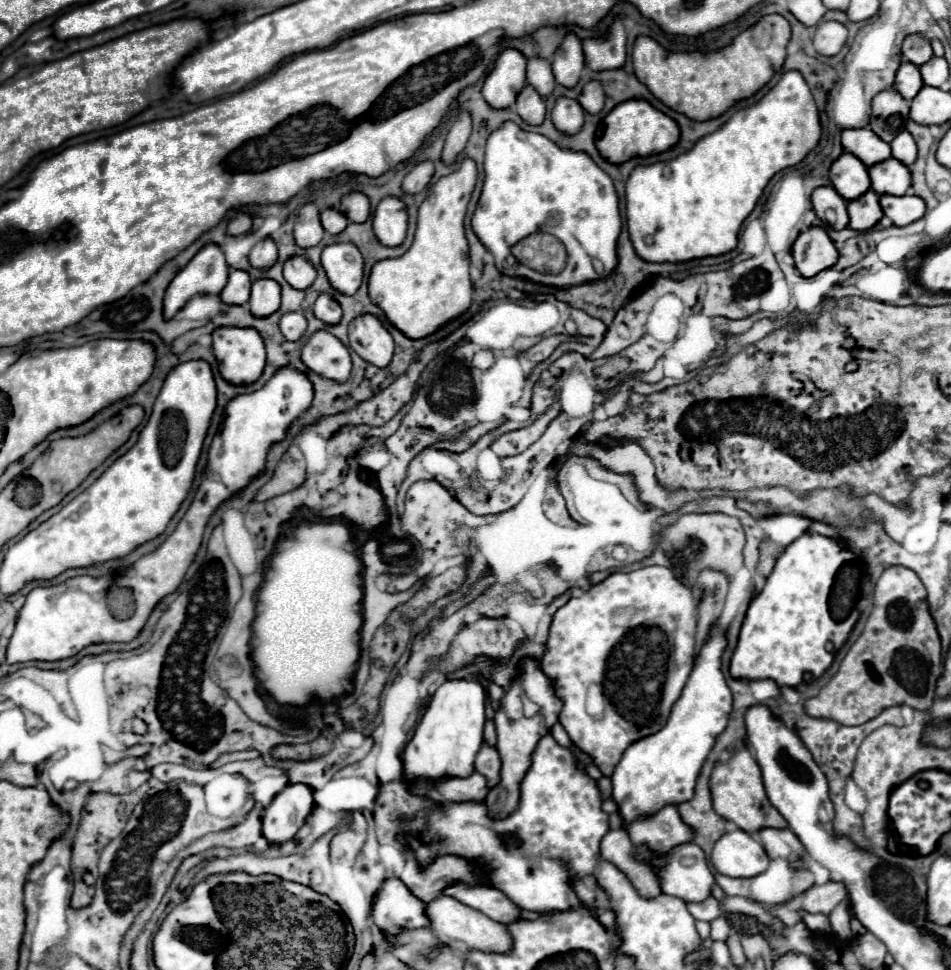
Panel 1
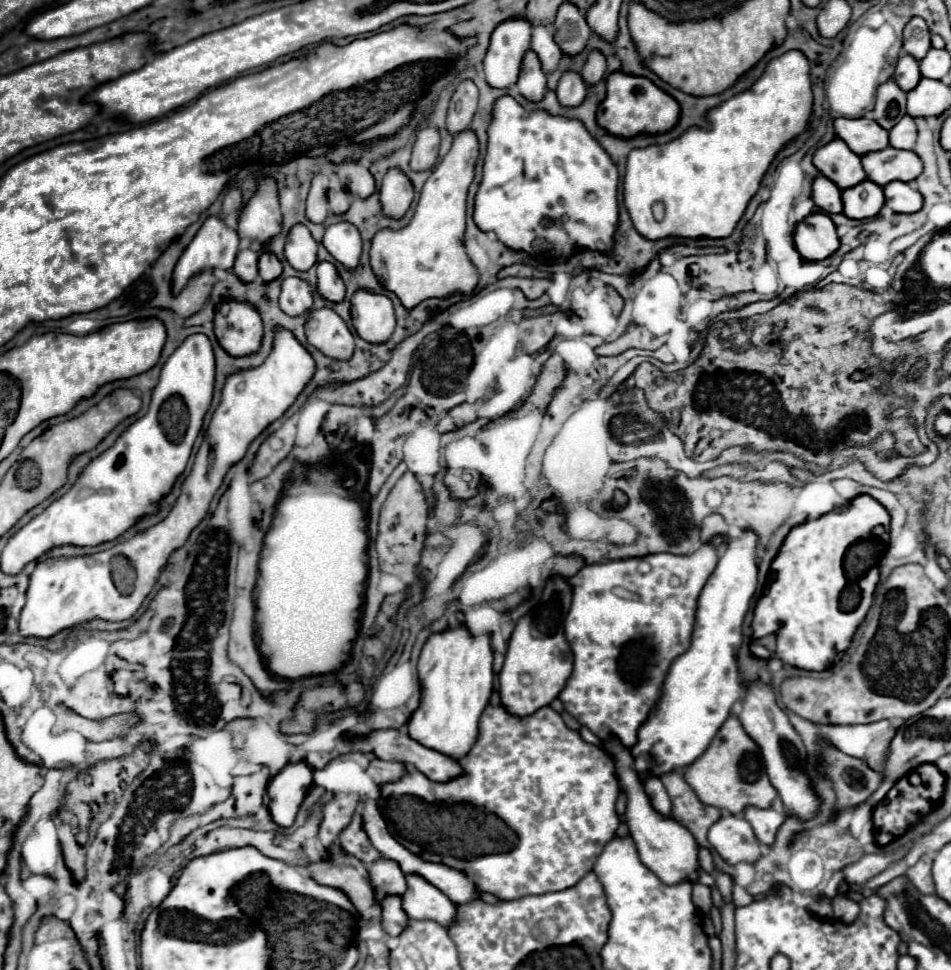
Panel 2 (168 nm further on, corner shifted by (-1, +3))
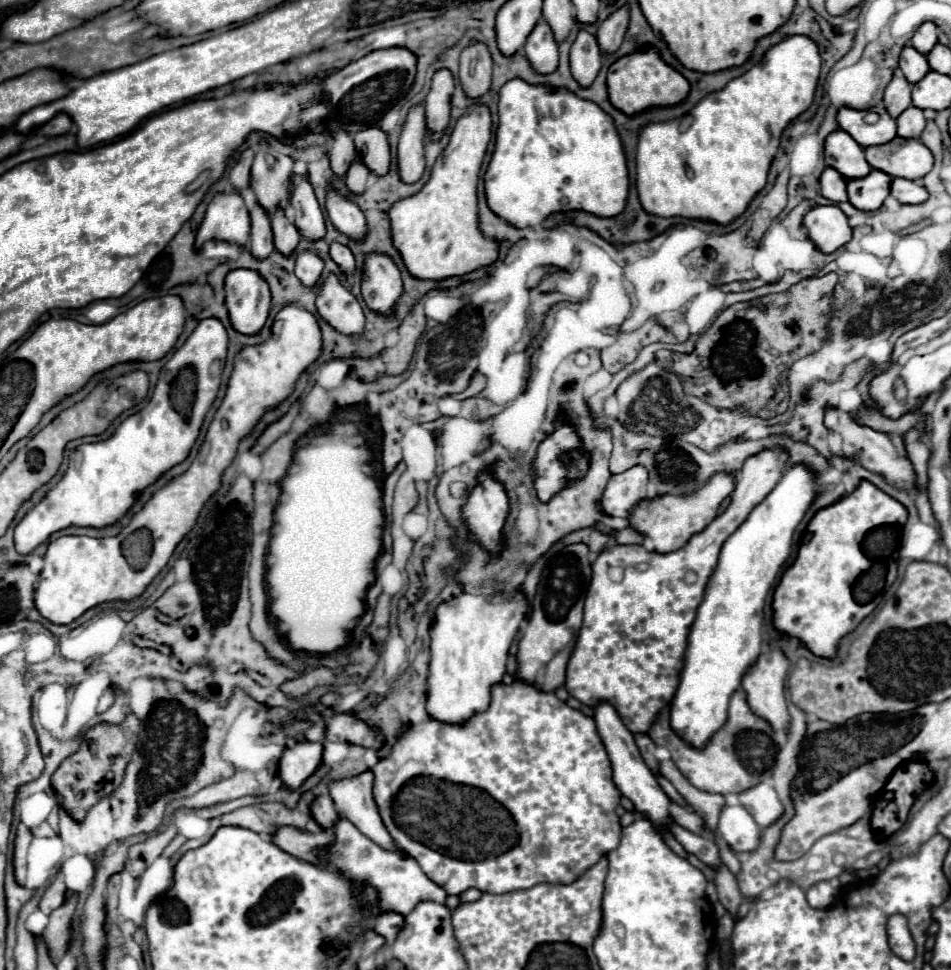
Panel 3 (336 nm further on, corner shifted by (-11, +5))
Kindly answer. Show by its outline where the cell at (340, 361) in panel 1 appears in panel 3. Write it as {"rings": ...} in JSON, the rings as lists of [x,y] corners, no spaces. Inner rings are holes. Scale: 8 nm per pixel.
{"rings":[[[327,274],[319,282],[317,312],[341,334],[359,334],[365,326],[365,316],[357,298],[339,282],[337,274]]]}

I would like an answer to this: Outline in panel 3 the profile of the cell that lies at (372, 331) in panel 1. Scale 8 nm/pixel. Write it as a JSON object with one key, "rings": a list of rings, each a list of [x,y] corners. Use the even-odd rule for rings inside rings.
{"rings":[[[369,252],[365,256],[361,292],[371,310],[377,310],[381,314],[393,310],[395,302],[403,292],[403,284],[401,272],[391,256],[377,252]]]}

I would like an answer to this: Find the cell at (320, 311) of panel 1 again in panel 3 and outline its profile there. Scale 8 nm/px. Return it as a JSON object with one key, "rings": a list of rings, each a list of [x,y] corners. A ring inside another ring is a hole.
{"rings":[[[333,242],[333,244],[331,244],[331,258],[341,266],[343,272],[355,270],[355,258],[353,258],[353,252],[351,252],[345,244]]]}

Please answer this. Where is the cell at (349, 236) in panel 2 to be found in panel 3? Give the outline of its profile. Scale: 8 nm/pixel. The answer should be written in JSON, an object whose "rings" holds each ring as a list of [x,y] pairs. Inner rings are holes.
{"rings":[[[331,184],[327,186],[327,214],[331,218],[331,222],[335,224],[335,228],[339,232],[343,232],[347,238],[353,240],[361,240],[367,234],[367,222],[363,212],[359,210],[359,206],[355,202],[351,202],[349,198],[341,196],[337,192],[337,188],[333,188]]]}

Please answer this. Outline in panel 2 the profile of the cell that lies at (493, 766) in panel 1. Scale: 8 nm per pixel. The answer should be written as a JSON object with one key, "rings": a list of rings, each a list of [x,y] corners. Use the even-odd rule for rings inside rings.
{"rings":[[[487,706],[479,720],[479,738],[477,738],[475,746],[471,748],[471,752],[463,760],[459,760],[459,764],[463,766],[463,776],[459,776],[451,782],[445,782],[445,784],[431,782],[421,772],[407,772],[399,782],[381,786],[381,812],[383,812],[385,820],[389,822],[391,834],[397,840],[401,840],[401,844],[405,844],[411,852],[419,854],[427,862],[441,862],[445,866],[465,872],[477,884],[479,892],[495,894],[501,900],[517,900],[523,896],[535,896],[535,894],[547,894],[547,892],[559,892],[559,890],[571,888],[587,872],[593,870],[593,864],[595,864],[597,856],[601,854],[601,850],[605,848],[605,844],[609,842],[609,838],[615,838],[615,830],[619,826],[619,816],[615,812],[615,800],[619,796],[619,780],[615,776],[615,764],[603,750],[583,742],[577,732],[569,730],[565,726],[563,718],[551,706],[537,710],[529,718],[515,718],[515,716],[507,714],[503,706],[497,706],[497,708]]]}

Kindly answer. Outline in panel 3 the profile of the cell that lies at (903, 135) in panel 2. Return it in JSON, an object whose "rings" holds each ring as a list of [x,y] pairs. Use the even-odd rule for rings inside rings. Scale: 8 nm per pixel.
{"rings":[[[909,106],[897,116],[897,136],[901,138],[919,138],[925,128],[925,116],[921,108]]]}

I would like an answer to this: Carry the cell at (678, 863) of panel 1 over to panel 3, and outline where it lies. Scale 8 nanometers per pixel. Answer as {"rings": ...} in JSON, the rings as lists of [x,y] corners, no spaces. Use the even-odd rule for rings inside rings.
{"rings":[[[599,702],[593,708],[593,718],[597,724],[597,732],[607,748],[607,754],[611,756],[611,764],[613,764],[613,780],[619,788],[619,792],[623,796],[627,796],[633,804],[635,804],[635,812],[645,814],[655,826],[663,824],[667,826],[671,822],[671,814],[669,814],[669,798],[667,794],[661,790],[661,786],[657,784],[653,772],[647,768],[647,764],[643,762],[639,748],[633,740],[633,734],[625,728],[621,716],[615,712],[615,708],[609,702]]]}

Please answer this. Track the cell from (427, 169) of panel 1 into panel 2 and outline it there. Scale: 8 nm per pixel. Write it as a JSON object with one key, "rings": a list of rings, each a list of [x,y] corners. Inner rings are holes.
{"rings":[[[423,128],[417,134],[415,146],[413,146],[413,158],[411,158],[411,170],[425,172],[431,170],[437,162],[439,152],[439,132],[435,128]]]}

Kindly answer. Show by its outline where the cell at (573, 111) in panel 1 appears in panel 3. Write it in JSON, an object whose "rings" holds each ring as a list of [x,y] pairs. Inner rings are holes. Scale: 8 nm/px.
{"rings":[[[579,30],[571,46],[571,72],[581,86],[591,86],[601,68],[601,50],[597,36],[587,30]]]}

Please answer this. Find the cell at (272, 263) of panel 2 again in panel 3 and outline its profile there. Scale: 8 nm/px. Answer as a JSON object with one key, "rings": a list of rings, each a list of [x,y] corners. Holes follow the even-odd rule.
{"rings":[[[277,206],[277,208],[275,208],[275,212],[271,214],[271,224],[273,224],[275,248],[277,248],[281,254],[289,256],[289,254],[295,250],[297,242],[301,240],[301,232],[297,230],[297,226],[295,226],[293,222],[287,220],[283,206]]]}

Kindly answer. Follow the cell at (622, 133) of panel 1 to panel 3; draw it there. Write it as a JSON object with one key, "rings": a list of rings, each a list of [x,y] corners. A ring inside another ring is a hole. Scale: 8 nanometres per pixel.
{"rings":[[[639,48],[631,56],[615,60],[607,72],[609,100],[625,114],[637,114],[649,106],[673,106],[689,94],[689,82],[683,74],[671,68],[663,58],[657,58],[657,48]]]}

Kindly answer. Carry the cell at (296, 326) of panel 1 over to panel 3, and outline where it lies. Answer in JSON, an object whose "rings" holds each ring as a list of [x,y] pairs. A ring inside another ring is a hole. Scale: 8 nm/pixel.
{"rings":[[[303,250],[295,260],[295,274],[305,286],[315,286],[321,278],[321,270],[323,270],[323,260],[319,260],[317,252]]]}

